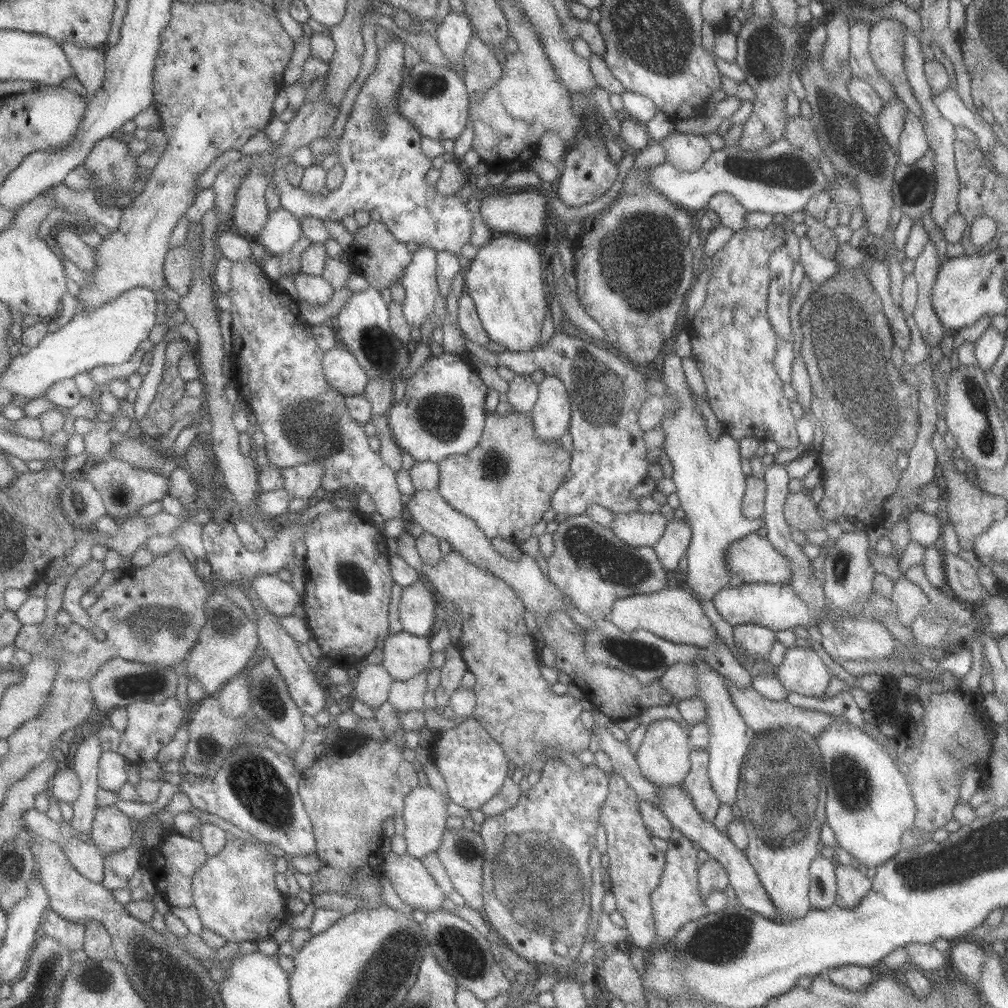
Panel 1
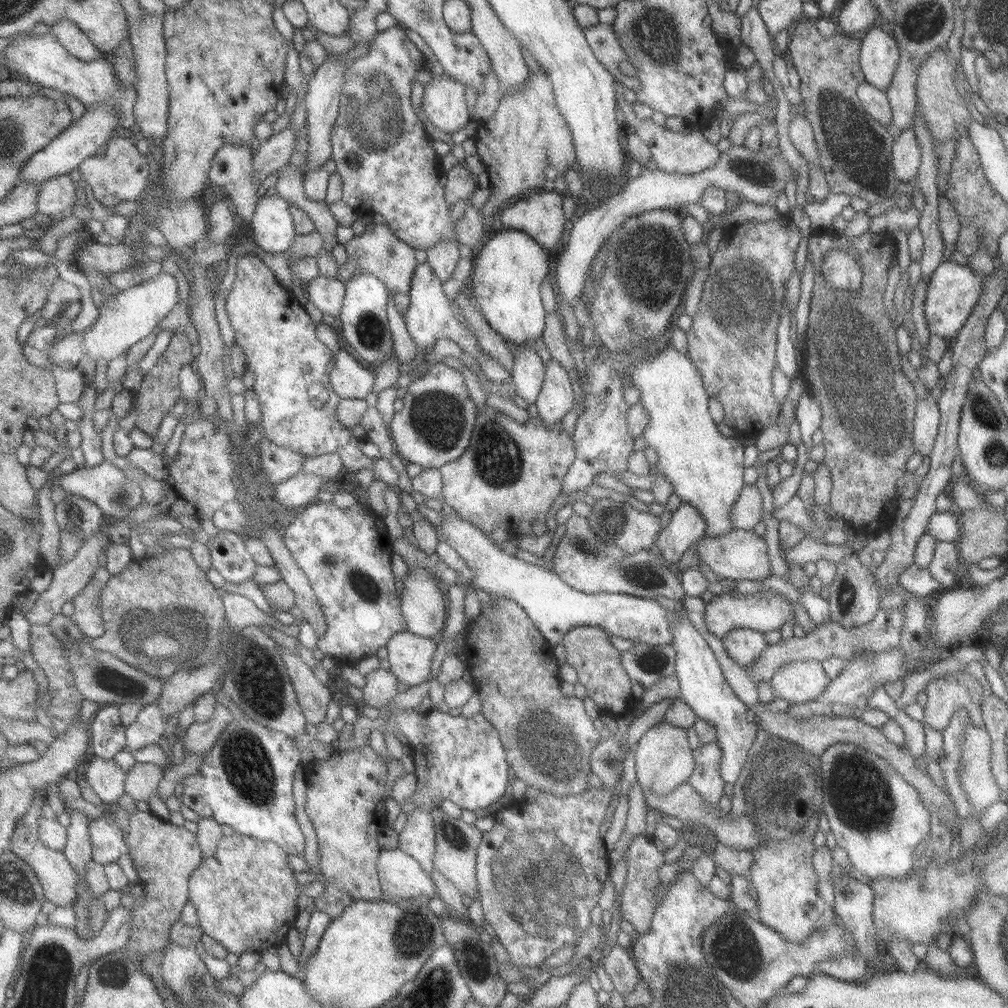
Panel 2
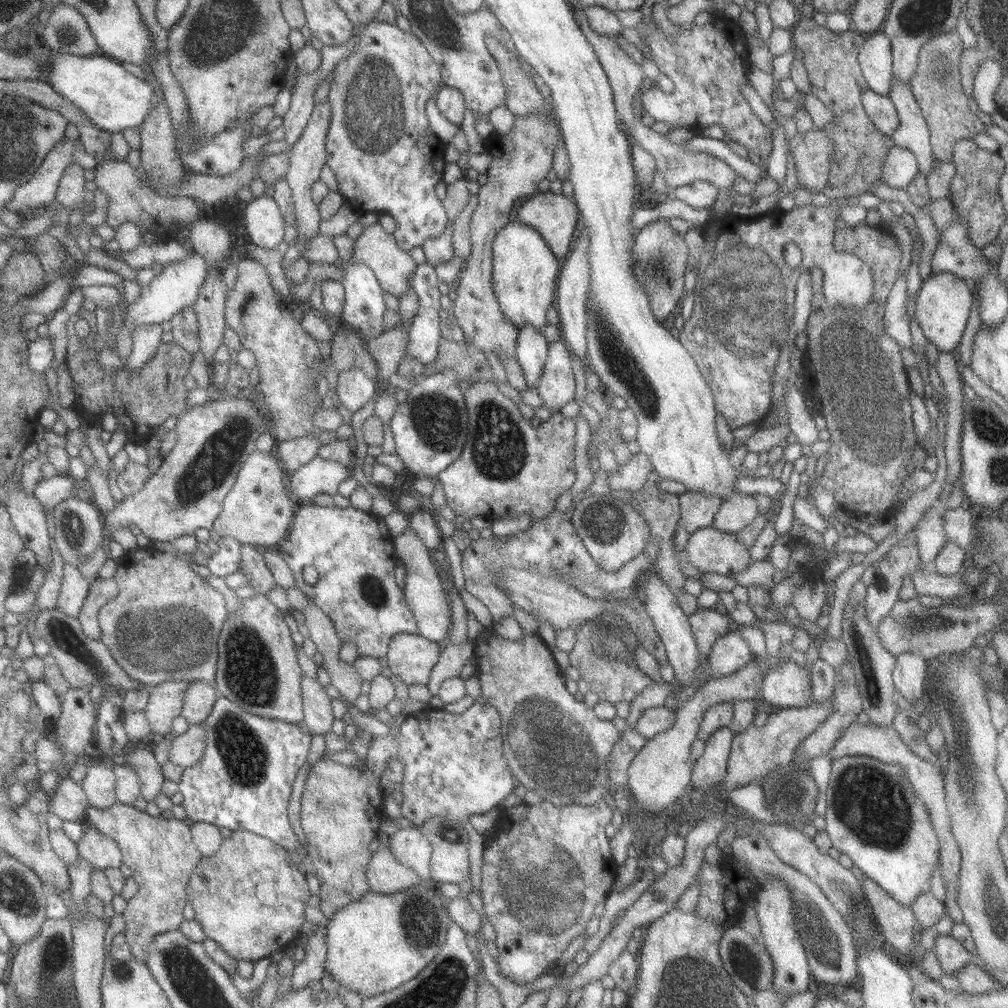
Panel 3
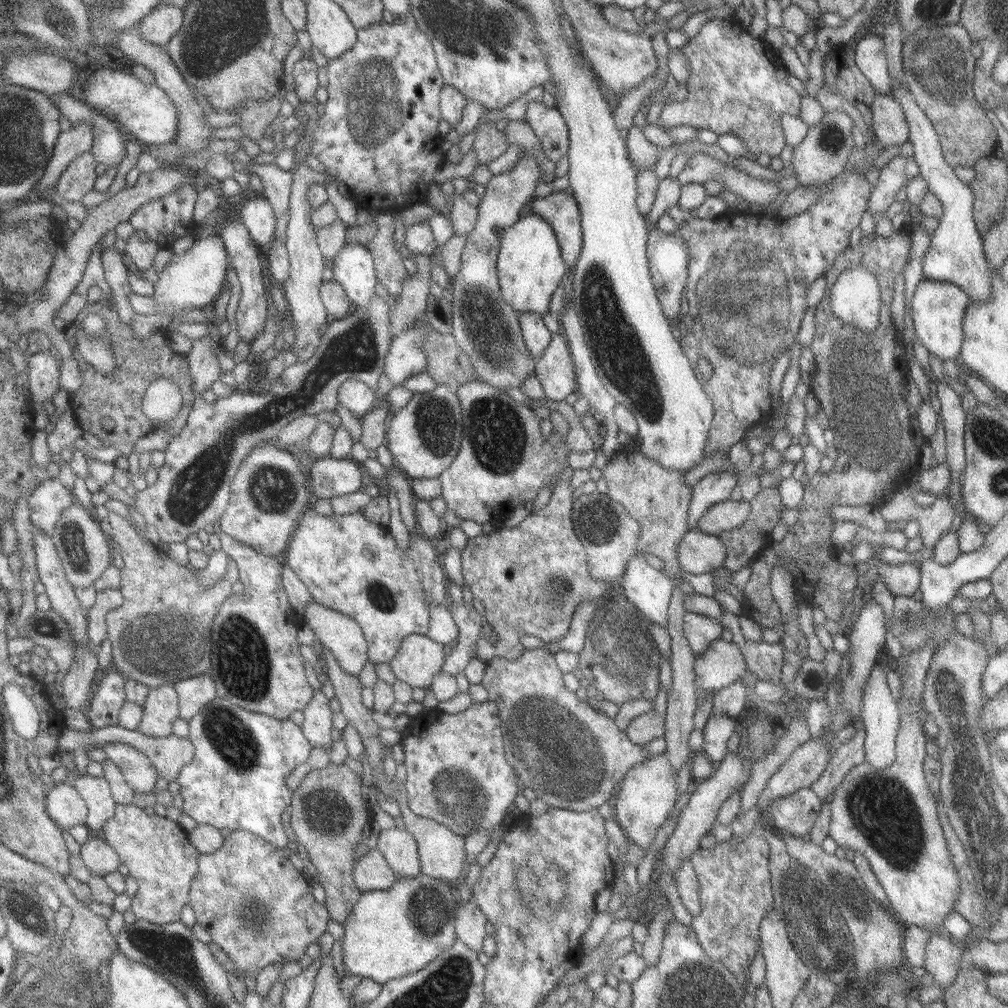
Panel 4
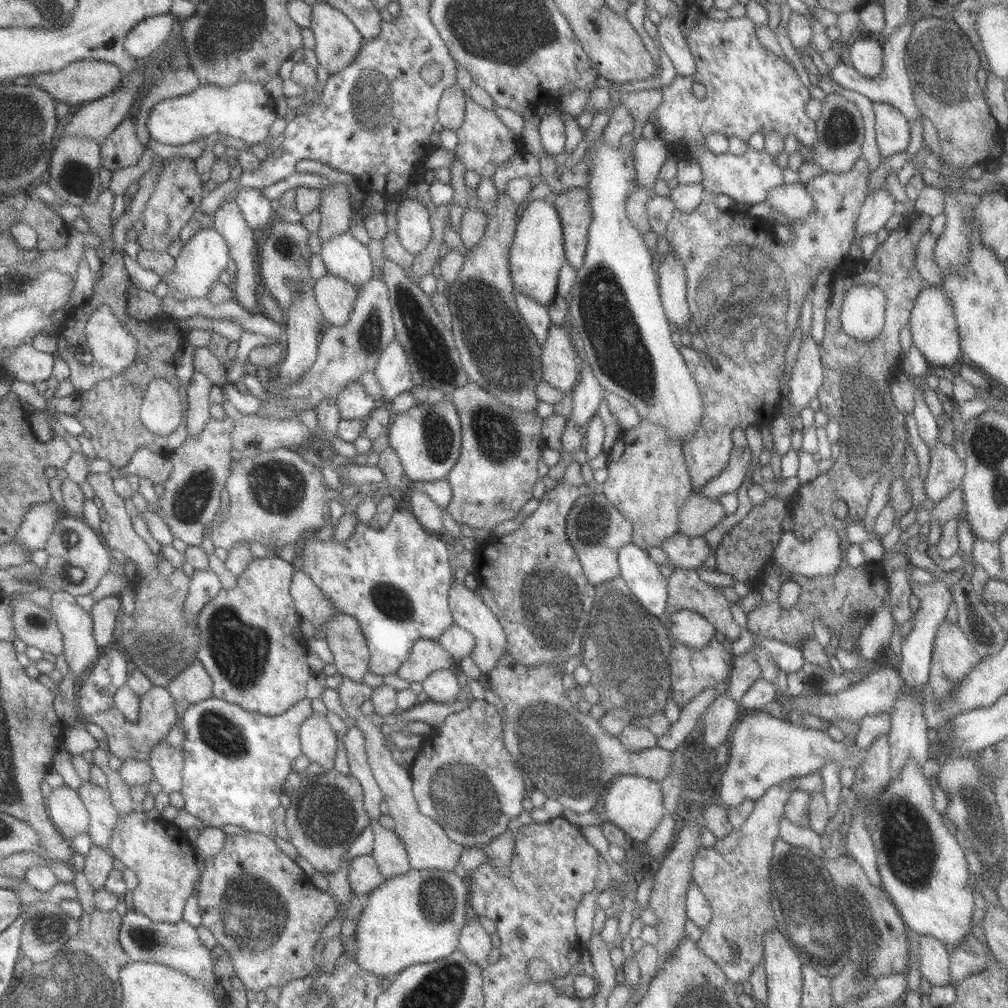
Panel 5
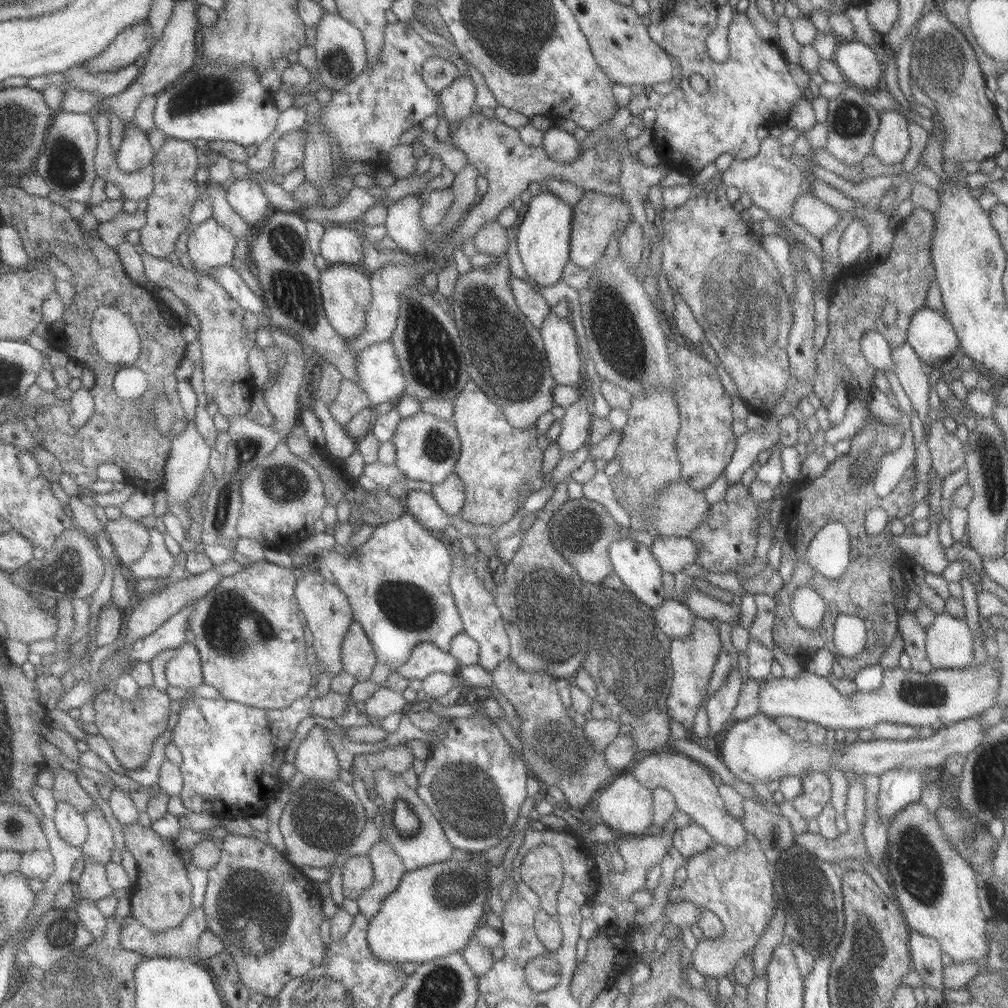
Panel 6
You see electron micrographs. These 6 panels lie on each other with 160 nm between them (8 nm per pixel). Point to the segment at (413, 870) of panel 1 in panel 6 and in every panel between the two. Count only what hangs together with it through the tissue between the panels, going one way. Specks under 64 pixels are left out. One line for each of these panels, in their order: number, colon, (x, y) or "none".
2: (402, 877)
3: (386, 875)
4: (372, 872)
5: (364, 874)
6: (357, 872)

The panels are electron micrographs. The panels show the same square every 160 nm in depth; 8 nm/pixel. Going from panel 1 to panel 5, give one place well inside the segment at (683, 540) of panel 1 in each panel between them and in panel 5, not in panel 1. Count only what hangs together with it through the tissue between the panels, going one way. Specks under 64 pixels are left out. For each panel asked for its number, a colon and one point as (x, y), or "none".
2: (685, 526)
3: (697, 510)
4: (713, 488)
5: (739, 462)

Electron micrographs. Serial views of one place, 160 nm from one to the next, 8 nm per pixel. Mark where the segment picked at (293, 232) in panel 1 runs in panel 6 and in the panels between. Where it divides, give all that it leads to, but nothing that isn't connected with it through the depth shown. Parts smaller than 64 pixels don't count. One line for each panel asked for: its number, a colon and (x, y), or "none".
2: (273, 226)
3: (264, 222)
4: (259, 217)
5: (256, 208)
6: (247, 198)

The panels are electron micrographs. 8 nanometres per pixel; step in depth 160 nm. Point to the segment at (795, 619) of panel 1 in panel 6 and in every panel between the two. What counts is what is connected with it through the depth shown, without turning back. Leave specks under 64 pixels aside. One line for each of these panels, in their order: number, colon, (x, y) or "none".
2: (722, 613)
3: (707, 625)
4: (699, 630)
5: (688, 628)
6: (673, 619)

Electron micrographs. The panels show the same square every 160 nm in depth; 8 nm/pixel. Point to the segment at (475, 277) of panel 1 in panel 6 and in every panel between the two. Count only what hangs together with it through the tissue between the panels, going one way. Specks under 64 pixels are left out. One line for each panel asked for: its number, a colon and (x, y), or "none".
2: (509, 269)
3: (526, 271)
4: (531, 266)
5: (538, 254)
6: (544, 238)

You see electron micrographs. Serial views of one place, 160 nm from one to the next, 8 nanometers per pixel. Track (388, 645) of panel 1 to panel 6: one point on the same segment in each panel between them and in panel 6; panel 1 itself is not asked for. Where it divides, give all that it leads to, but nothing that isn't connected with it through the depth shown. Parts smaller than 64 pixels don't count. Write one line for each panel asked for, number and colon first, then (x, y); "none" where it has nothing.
2: (410, 656)
3: (412, 658)
4: (420, 659)
5: (428, 656)
6: (427, 659)

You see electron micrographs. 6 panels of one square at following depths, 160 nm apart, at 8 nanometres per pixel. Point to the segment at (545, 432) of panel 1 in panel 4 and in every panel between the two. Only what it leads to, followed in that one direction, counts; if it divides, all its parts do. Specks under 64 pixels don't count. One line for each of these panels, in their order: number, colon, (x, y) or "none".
2: (557, 397)
3: (556, 386)
4: (555, 367)

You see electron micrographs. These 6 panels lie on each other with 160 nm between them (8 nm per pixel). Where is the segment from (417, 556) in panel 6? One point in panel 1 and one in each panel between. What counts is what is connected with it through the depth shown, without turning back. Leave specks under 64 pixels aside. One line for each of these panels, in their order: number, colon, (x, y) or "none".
1: (349, 579)
2: (346, 554)
3: (352, 550)
4: (353, 566)
5: (396, 581)

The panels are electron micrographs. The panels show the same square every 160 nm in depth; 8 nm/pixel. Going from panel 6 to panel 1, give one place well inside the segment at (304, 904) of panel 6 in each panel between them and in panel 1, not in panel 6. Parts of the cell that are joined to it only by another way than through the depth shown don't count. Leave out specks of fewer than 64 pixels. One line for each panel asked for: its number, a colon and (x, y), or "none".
1: (236, 895)
2: (246, 896)
3: (250, 897)
4: (258, 908)
5: (263, 909)

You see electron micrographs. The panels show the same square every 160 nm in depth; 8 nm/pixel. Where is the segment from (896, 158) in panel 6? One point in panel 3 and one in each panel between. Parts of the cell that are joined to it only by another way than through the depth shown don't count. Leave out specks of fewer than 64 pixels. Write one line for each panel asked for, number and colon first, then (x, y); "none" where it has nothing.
3: (879, 109)
4: (888, 124)
5: (891, 133)

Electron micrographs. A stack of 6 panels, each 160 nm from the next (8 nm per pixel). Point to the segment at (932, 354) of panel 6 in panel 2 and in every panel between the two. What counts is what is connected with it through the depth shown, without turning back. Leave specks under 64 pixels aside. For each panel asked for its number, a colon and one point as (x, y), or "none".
2: (952, 289)
3: (942, 302)
4: (937, 308)
5: (932, 329)

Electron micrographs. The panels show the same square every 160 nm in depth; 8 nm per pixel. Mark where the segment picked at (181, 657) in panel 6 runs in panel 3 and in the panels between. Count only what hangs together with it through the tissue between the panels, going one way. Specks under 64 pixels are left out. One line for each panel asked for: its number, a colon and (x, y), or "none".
3: (201, 698)
4: (195, 693)
5: (195, 685)

